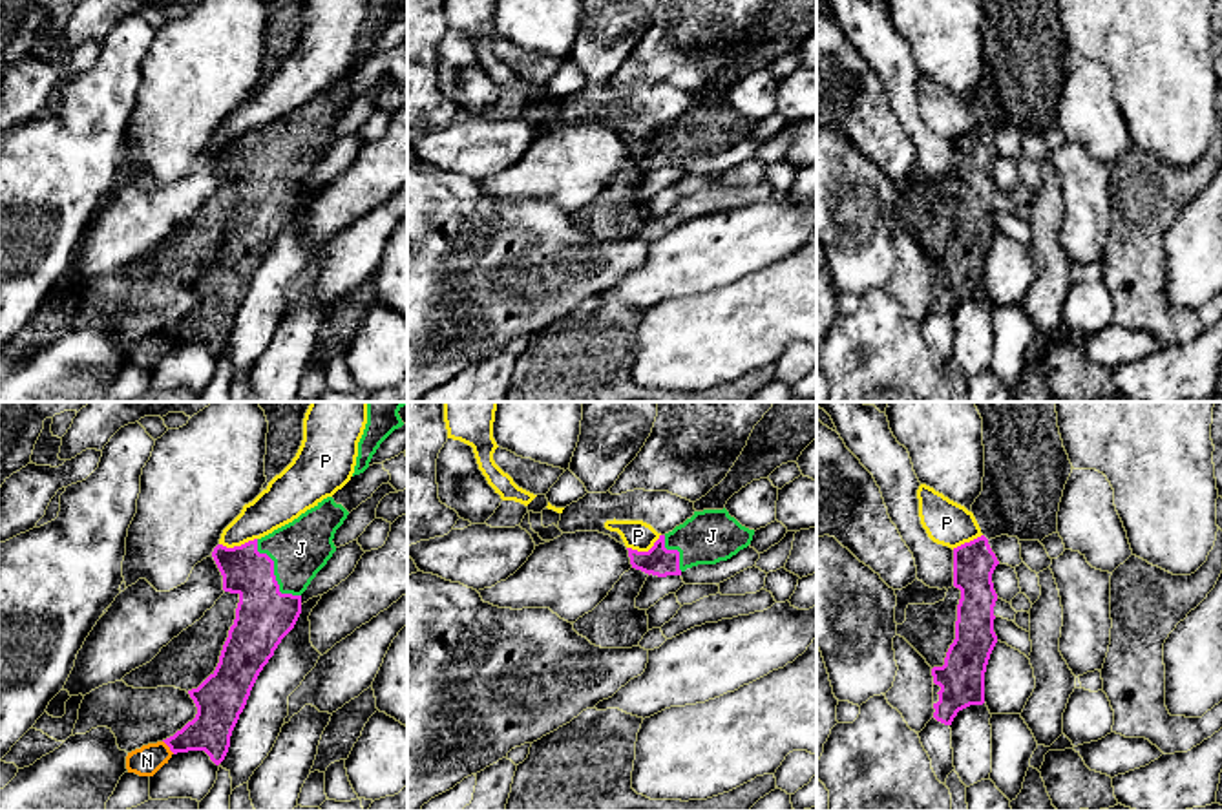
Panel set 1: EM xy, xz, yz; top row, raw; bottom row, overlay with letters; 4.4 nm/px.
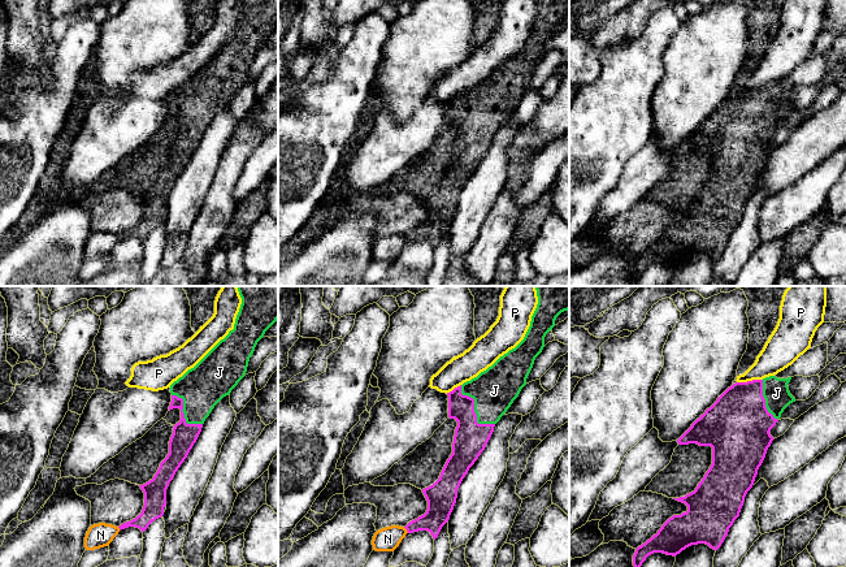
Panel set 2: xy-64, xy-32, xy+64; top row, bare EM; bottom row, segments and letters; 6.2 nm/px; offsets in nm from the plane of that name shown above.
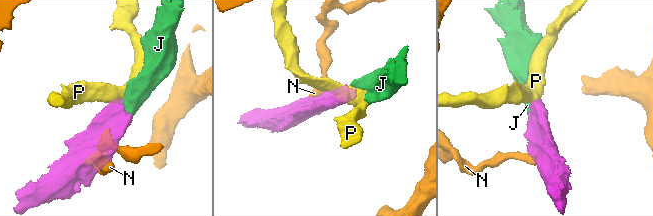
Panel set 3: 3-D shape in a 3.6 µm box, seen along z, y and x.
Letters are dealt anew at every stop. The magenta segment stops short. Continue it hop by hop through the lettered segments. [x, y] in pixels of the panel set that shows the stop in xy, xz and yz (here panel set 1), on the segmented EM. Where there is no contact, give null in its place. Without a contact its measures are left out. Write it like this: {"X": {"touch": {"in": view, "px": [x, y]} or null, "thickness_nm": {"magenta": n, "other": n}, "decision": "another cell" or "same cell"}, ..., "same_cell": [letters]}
{"J": {"touch": {"in": "xy", "px": [273, 574]}, "thickness_nm": {"magenta": 260, "other": 260}, "decision": "same cell"}, "N": {"touch": {"in": "xy", "px": [168, 746]}, "thickness_nm": {"magenta": 180, "other": 130}, "decision": "another cell"}, "P": {"touch": {"in": "xy", "px": [238, 547]}, "thickness_nm": {"magenta": 200, "other": 180}, "decision": "another cell"}, "same_cell": ["J"]}

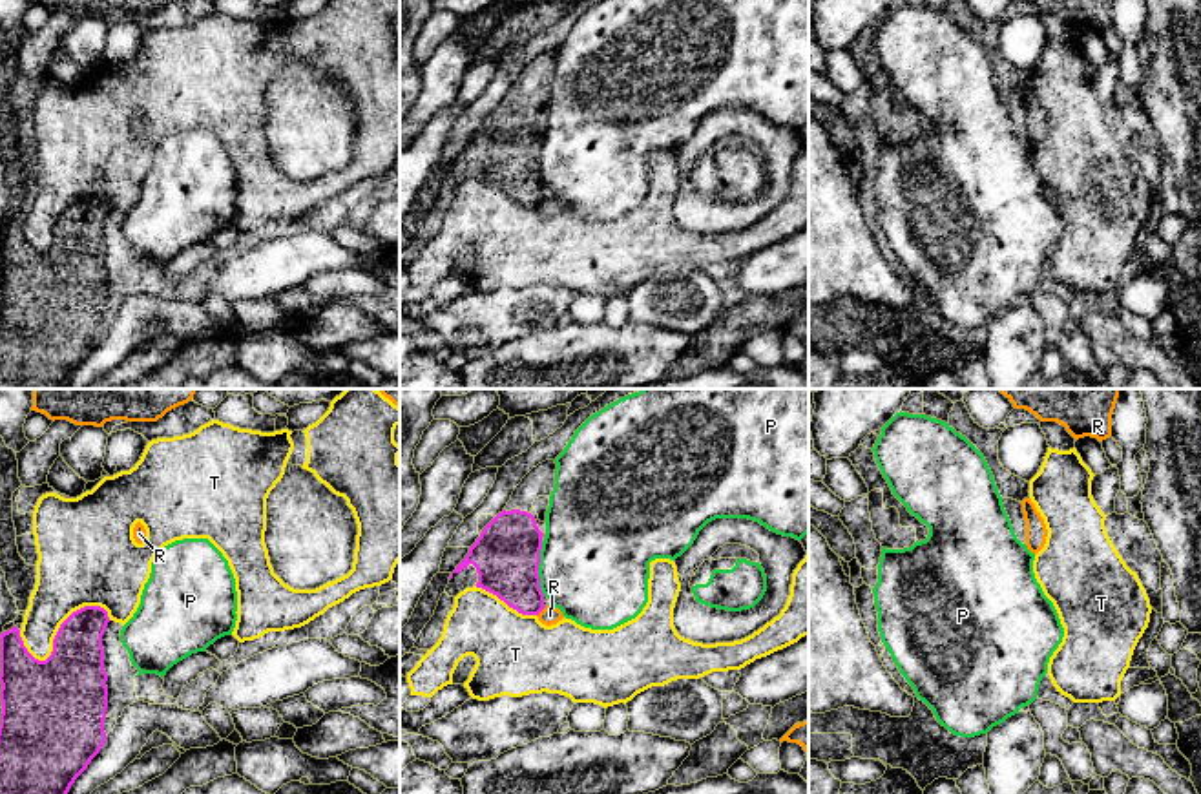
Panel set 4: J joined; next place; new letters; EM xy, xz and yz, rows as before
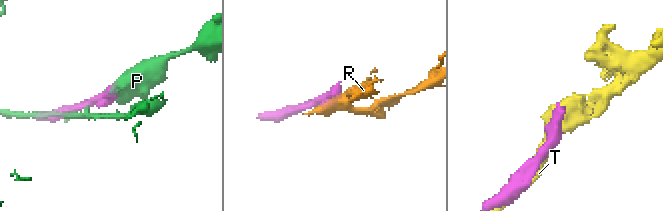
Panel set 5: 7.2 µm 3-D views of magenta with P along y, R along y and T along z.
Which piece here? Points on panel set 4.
{"P": {"touch": {"in": "xz", "px": [537, 570]}, "thickness_nm": {"magenta": 300, "other": 480}, "decision": "another cell"}, "R": {"touch": {"in": "xz", "px": [541, 610]}, "thickness_nm": {"magenta": 280, "other": 80}, "decision": "another cell"}, "T": {"touch": {"in": "xy", "px": [57, 632]}, "thickness_nm": {"magenta": 320, "other": 280}, "decision": "another cell"}, "same_cell": []}

